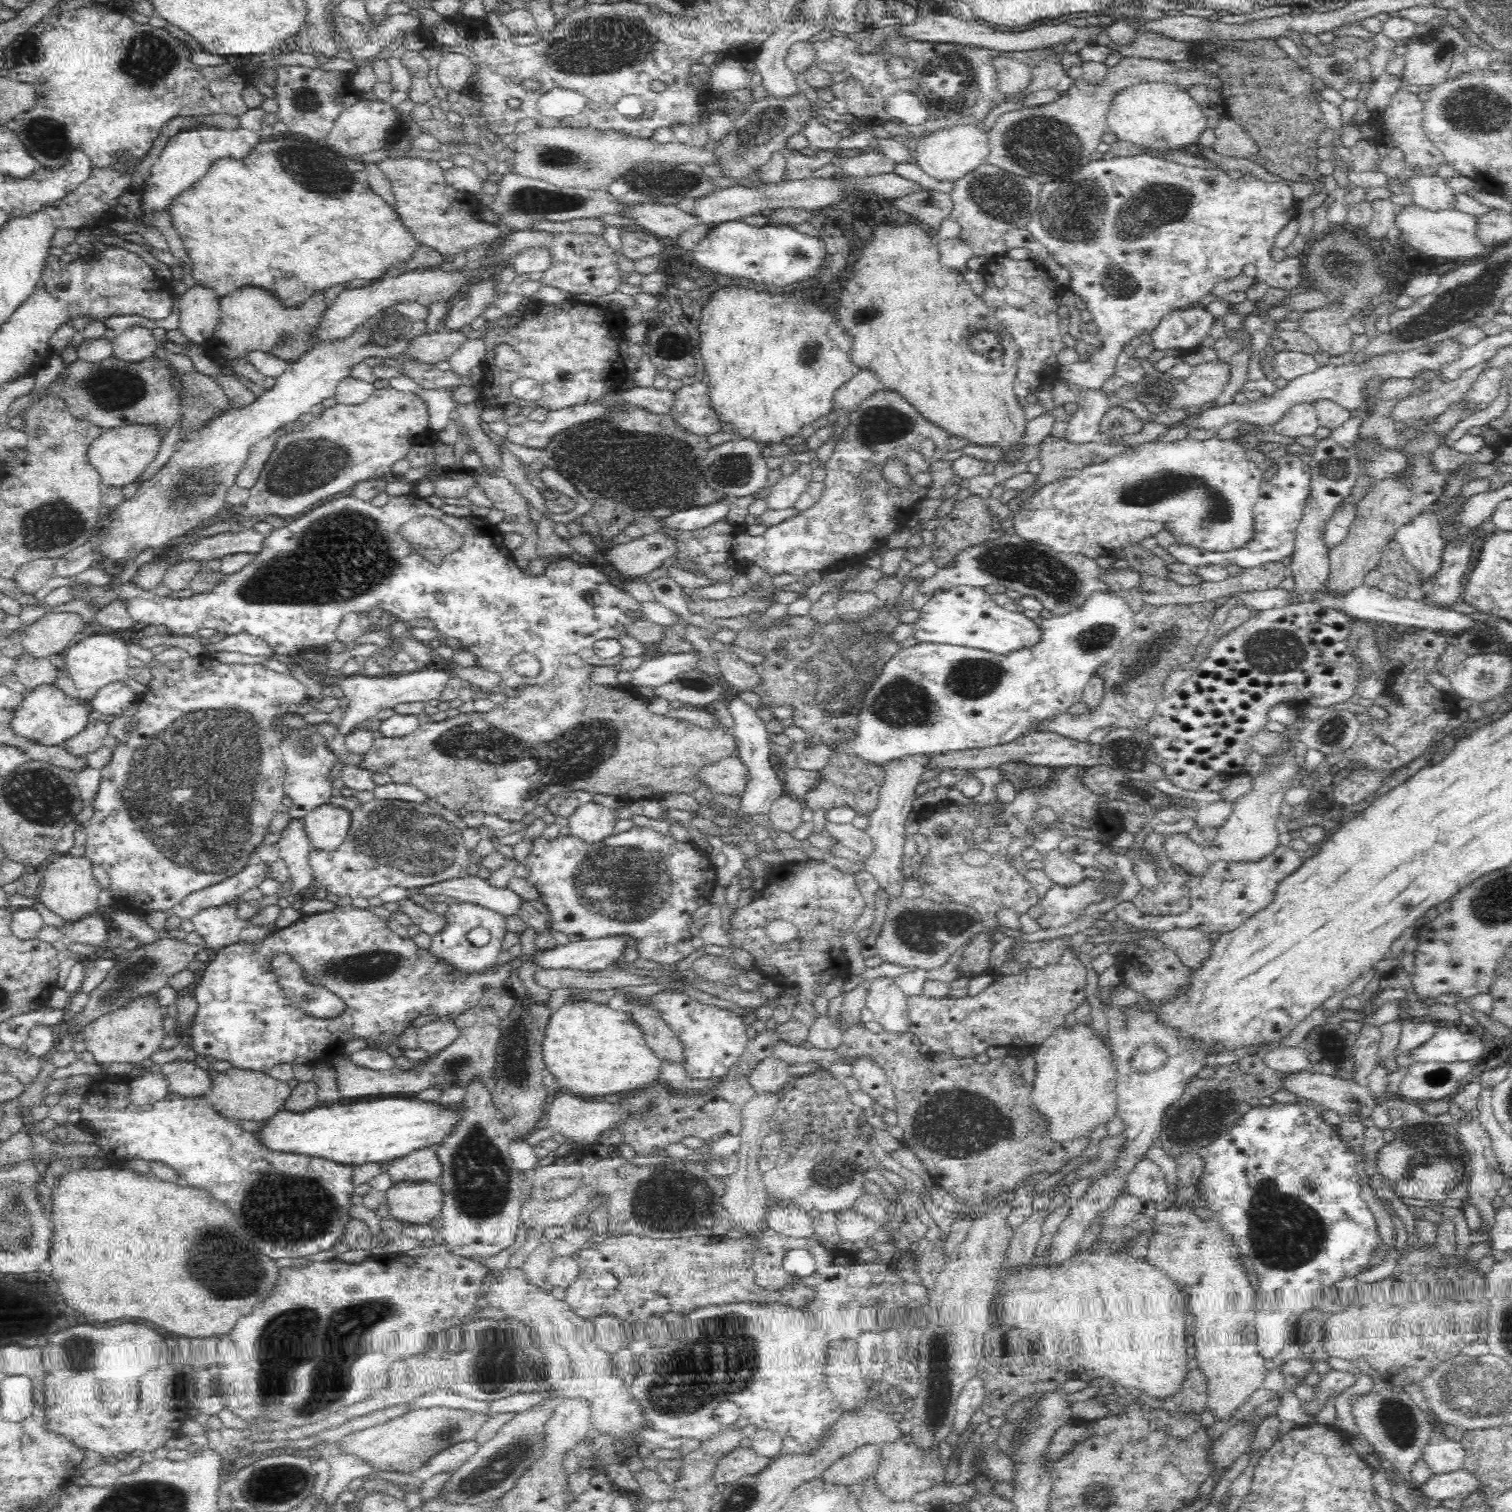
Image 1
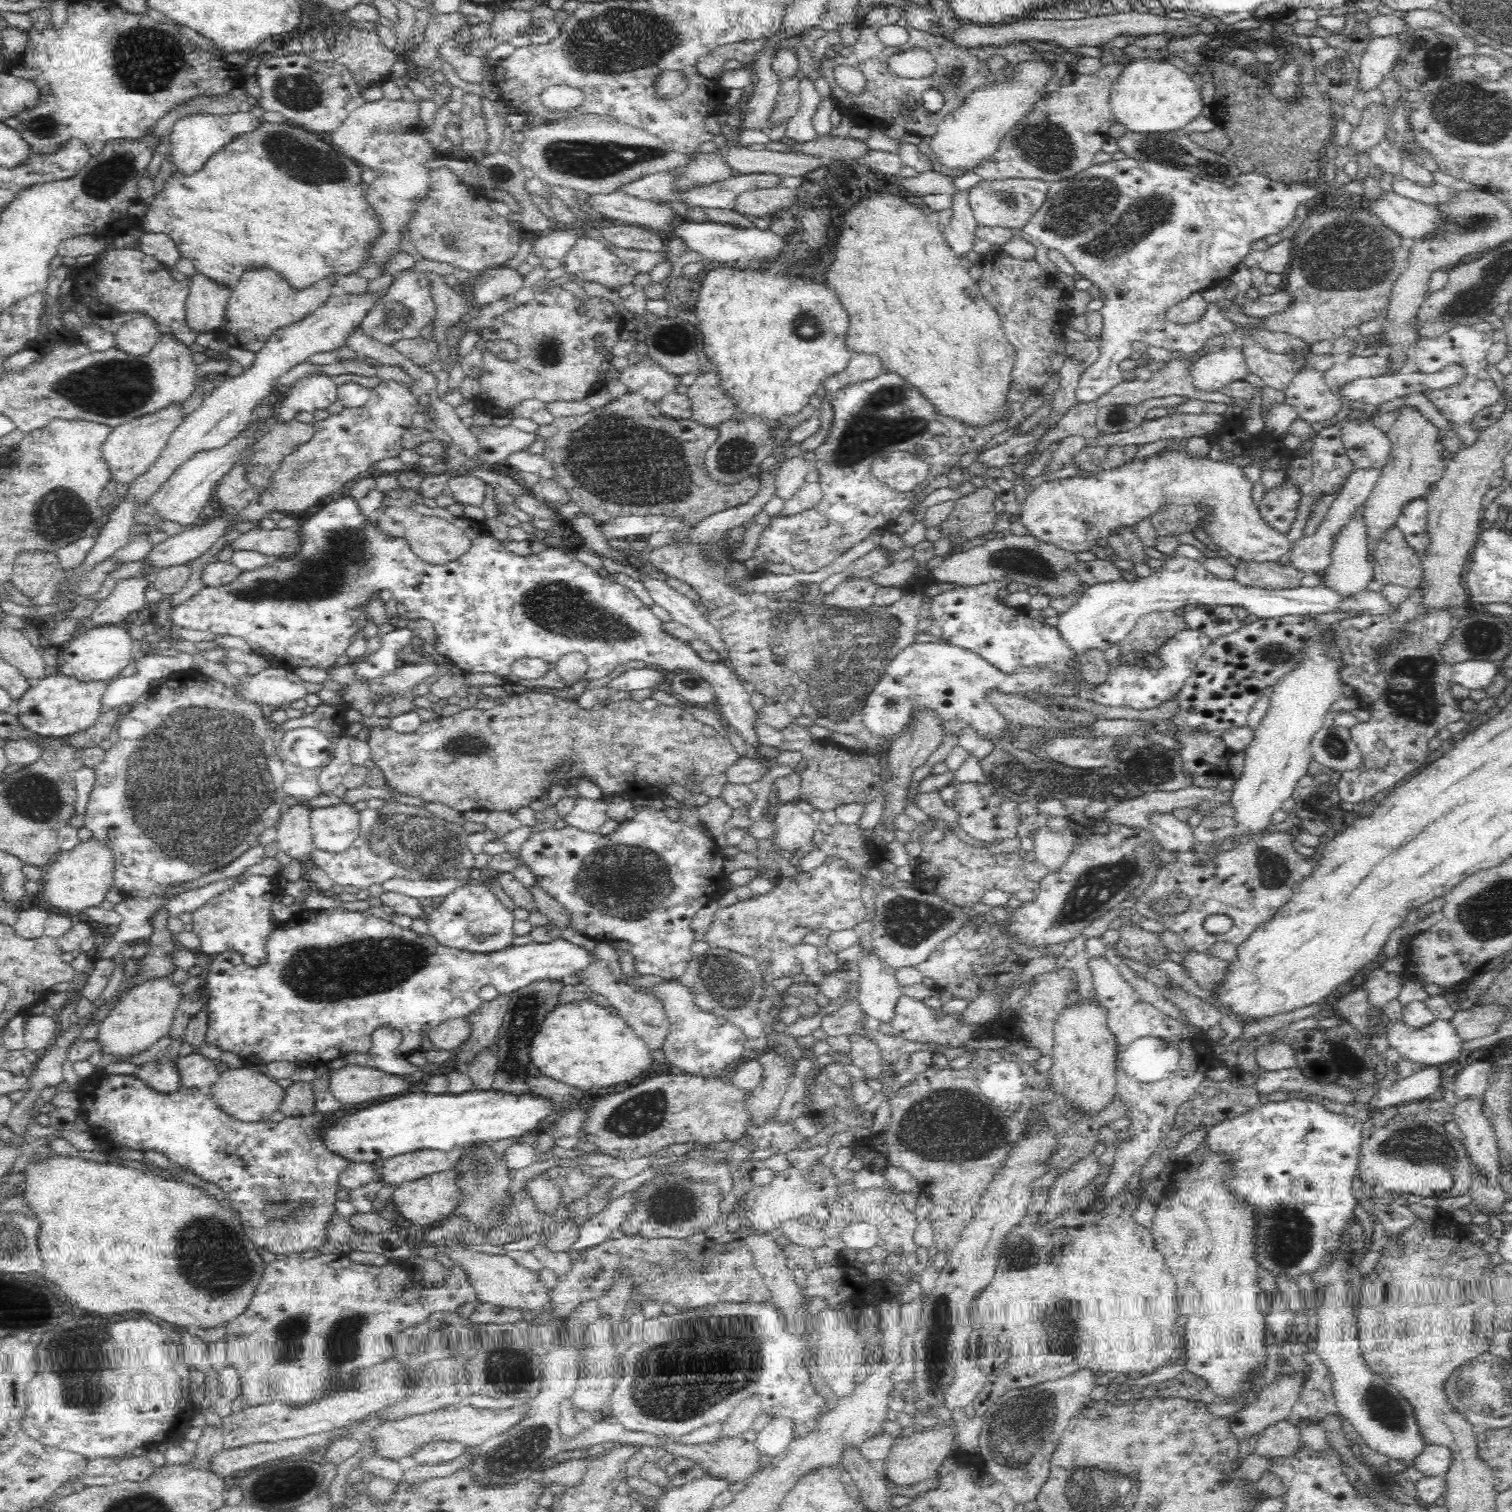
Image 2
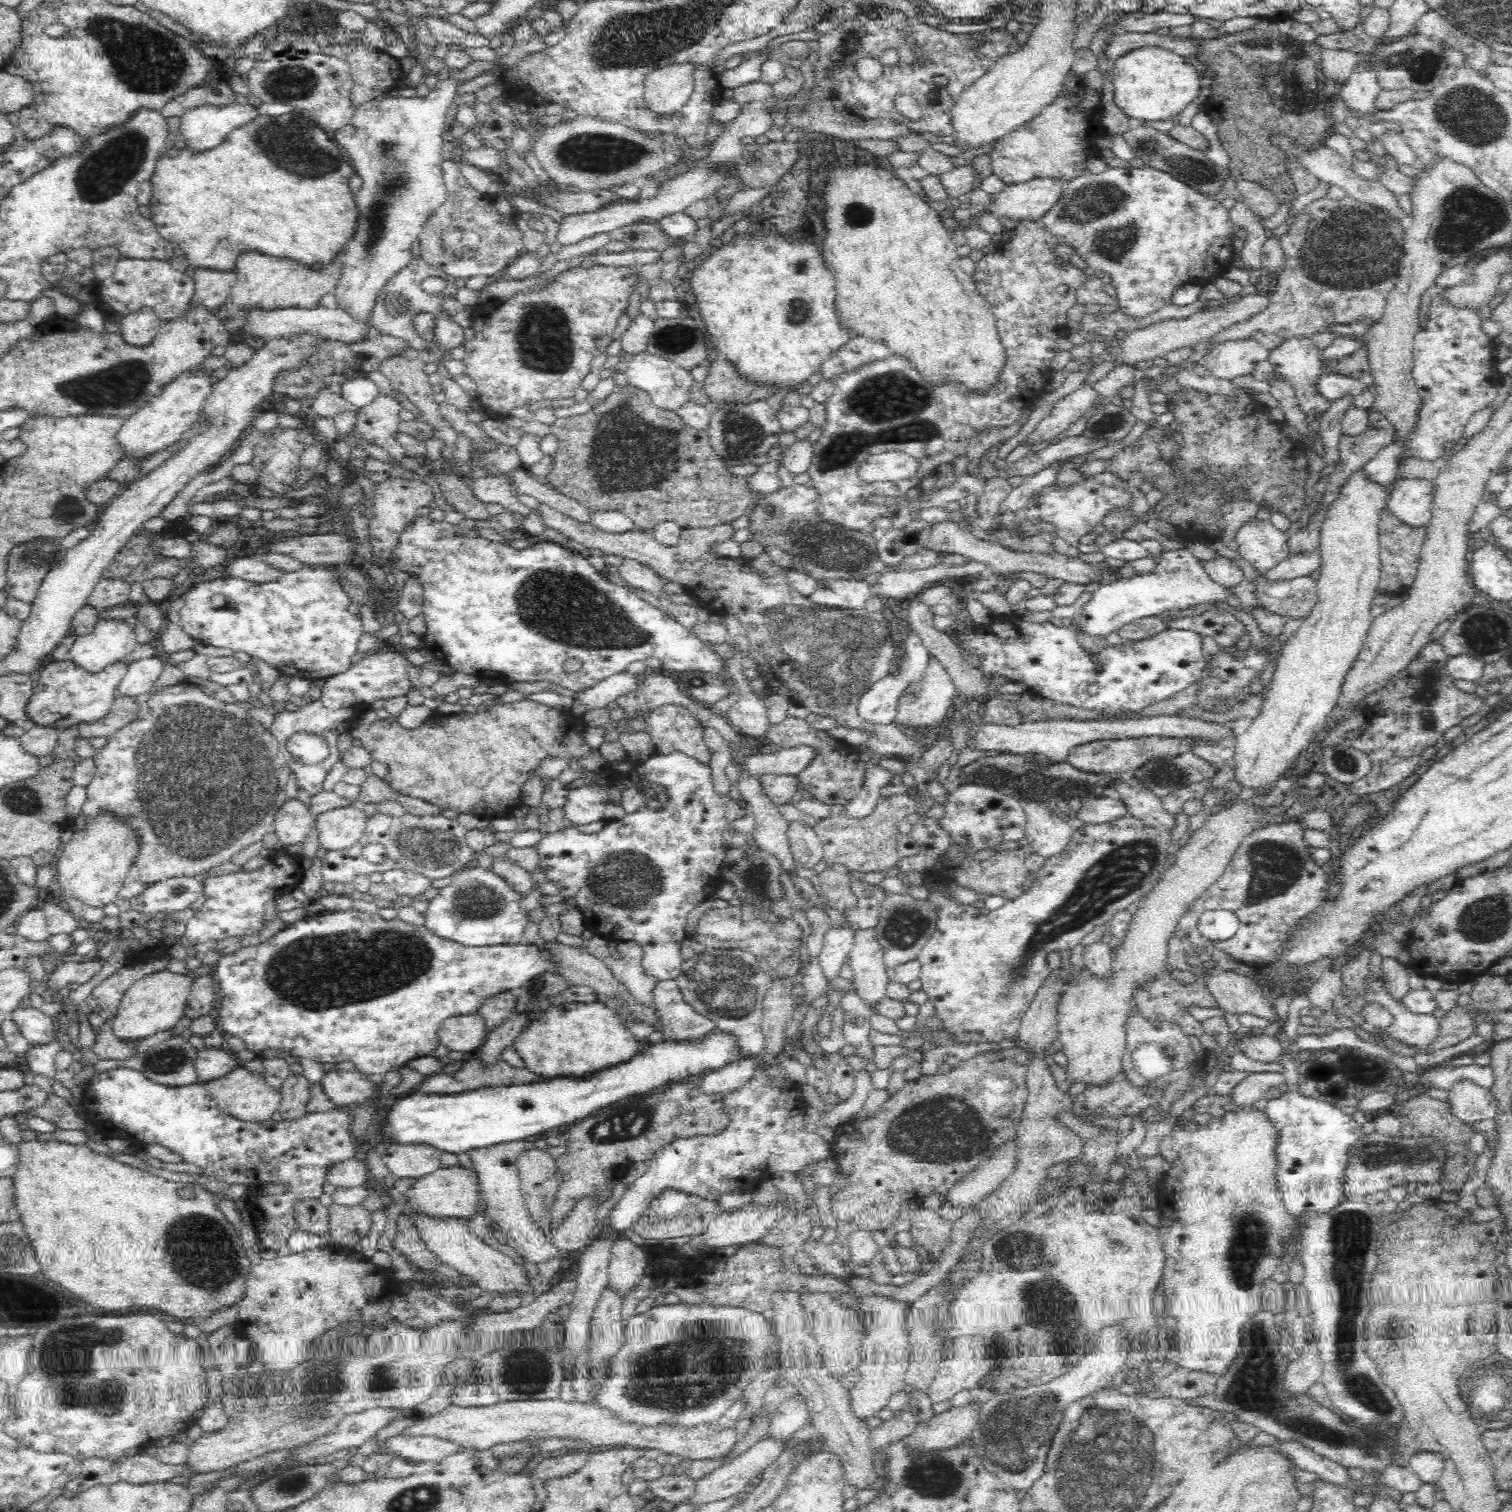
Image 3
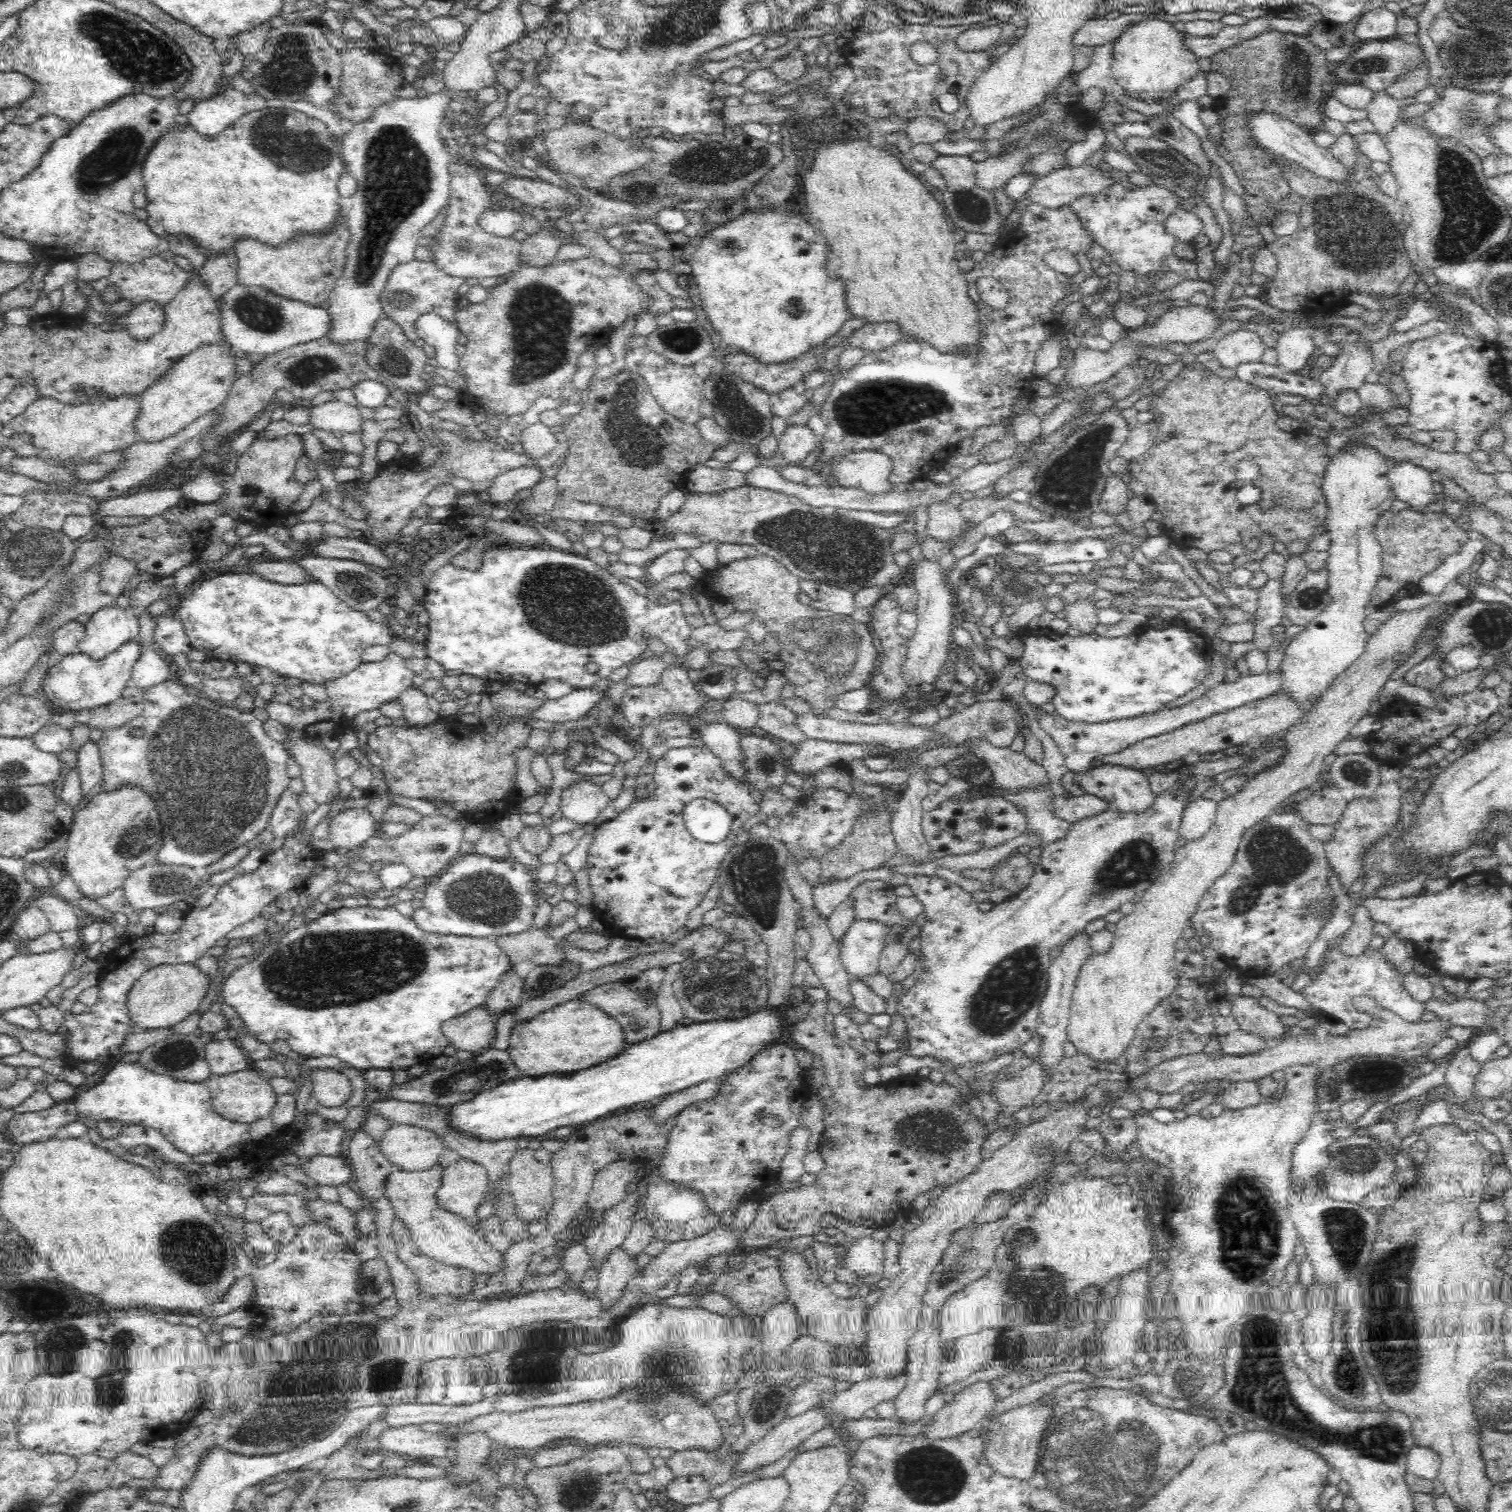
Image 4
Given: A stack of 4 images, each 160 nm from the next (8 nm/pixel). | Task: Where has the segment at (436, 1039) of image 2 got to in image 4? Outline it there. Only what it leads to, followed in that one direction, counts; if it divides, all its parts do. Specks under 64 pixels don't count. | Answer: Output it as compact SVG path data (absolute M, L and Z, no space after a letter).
M482 1006L446 1020L440 1025L442 1036L457 1050L479 1054L495 1040L495 1017Z

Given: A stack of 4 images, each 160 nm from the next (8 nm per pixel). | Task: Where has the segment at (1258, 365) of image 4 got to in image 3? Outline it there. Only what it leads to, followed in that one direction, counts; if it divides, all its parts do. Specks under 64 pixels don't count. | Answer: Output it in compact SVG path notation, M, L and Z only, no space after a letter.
M1328 374L1323 375L1319 379L1319 390L1321 395L1326 395L1331 401L1344 398L1344 396L1360 396L1364 394L1366 388L1371 388L1375 391L1373 386L1368 386L1369 380L1364 378L1350 378L1350 376L1342 376L1342 374Z

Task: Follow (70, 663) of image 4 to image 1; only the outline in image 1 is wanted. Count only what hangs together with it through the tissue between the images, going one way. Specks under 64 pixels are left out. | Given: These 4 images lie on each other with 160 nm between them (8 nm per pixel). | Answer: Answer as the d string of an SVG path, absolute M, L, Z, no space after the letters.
M55 685L38 686L36 690L29 692L15 709L13 709L13 717L10 721L11 731L19 738L29 740L42 746L58 746L62 742L70 740L90 722L90 711L92 706L78 702L66 695L61 689Z

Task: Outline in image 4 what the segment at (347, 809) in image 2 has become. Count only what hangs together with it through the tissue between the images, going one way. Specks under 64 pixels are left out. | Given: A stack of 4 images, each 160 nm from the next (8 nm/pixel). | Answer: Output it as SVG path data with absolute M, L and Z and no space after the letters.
M366 808L345 809L328 824L328 838L334 850L354 848L374 834L377 822Z

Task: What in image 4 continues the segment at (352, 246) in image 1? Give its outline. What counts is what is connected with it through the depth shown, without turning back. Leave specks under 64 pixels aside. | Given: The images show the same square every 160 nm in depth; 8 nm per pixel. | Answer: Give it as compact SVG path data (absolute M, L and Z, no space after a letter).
M266 107L263 110L250 112L242 116L242 119L236 120L234 124L230 124L226 130L222 131L214 139L204 138L197 132L194 132L194 129L190 126L179 127L175 125L166 136L163 136L161 140L156 142L156 146L150 151L146 162L144 162L144 168L142 168L142 182L144 183L144 194L147 200L145 206L147 220L145 222L150 225L150 229L154 233L161 237L185 234L208 257L218 256L218 254L222 254L222 252L233 248L238 240L246 240L246 238L252 238L252 240L258 240L258 242L262 242L266 246L278 248L278 246L282 246L286 242L296 240L302 234L306 234L306 236L326 236L326 234L330 234L340 224L338 180L340 180L340 176L344 172L347 172L343 157L340 158L340 143L332 144L334 140L330 136L328 128L320 120L310 118L310 116L294 109L276 107Z

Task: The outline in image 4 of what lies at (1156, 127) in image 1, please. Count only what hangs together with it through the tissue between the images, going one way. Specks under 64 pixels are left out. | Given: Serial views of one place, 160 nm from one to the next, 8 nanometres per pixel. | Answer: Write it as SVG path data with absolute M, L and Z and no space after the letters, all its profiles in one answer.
M1144 20L1128 26L1114 40L1114 60L1110 66L1111 77L1122 86L1126 96L1148 104L1160 104L1176 96L1178 88L1198 76L1198 58L1181 41L1186 36L1163 20Z

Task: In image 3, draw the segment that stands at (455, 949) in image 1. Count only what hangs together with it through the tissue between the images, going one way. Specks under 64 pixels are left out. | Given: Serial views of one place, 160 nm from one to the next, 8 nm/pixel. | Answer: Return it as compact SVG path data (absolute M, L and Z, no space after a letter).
M472 865L464 871L459 871L452 877L452 882L433 894L424 913L425 928L436 937L445 939L466 947L484 947L502 944L518 944L524 941L523 932L531 914L520 907L521 896L509 889L503 878L484 869Z

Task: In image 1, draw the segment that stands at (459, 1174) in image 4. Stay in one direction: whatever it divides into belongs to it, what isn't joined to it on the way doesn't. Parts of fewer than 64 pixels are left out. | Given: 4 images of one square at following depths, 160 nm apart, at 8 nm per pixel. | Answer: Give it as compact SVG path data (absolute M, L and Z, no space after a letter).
M395 1182L385 1192L385 1202L400 1223L416 1225L430 1224L443 1205L438 1182Z

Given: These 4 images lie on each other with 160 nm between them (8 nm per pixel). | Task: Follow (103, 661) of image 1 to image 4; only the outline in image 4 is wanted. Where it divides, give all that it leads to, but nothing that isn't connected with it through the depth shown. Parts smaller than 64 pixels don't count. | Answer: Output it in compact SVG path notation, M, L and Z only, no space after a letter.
M130 605L126 608L112 606L102 608L85 625L84 638L78 643L77 652L92 660L102 660L116 652L122 644L132 642L139 635L137 610Z

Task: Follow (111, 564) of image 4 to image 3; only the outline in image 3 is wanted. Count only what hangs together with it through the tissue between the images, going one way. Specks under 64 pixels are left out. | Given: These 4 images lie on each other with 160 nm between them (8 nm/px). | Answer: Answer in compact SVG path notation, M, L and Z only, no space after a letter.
M120 578L114 580L101 580L95 584L94 590L85 602L95 609L105 609L124 605L129 601L131 586Z

